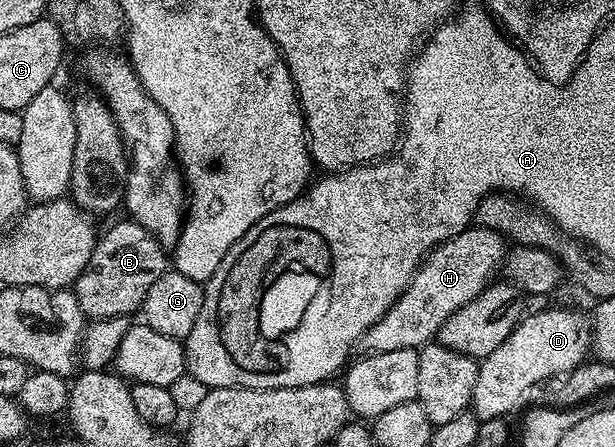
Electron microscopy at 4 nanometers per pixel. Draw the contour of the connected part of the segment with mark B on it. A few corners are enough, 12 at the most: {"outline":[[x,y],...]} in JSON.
{"outline":[[123,218],[99,235],[72,291],[83,316],[141,309],[167,249]]}

